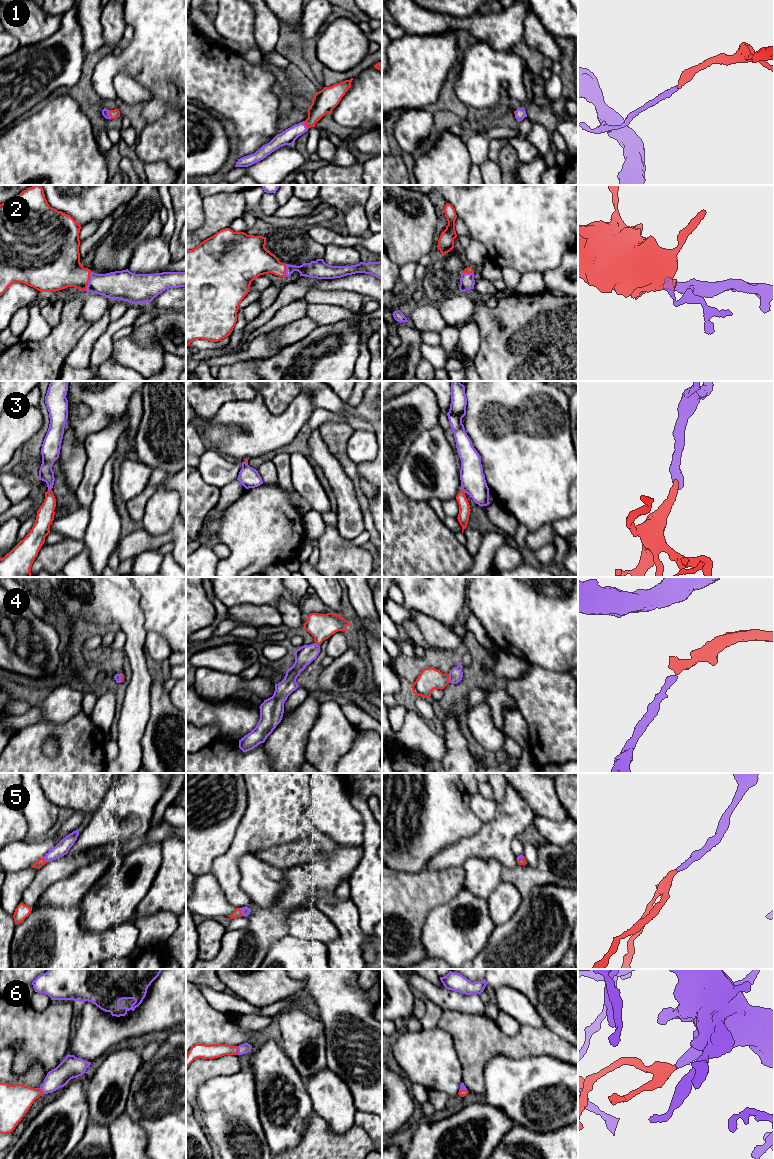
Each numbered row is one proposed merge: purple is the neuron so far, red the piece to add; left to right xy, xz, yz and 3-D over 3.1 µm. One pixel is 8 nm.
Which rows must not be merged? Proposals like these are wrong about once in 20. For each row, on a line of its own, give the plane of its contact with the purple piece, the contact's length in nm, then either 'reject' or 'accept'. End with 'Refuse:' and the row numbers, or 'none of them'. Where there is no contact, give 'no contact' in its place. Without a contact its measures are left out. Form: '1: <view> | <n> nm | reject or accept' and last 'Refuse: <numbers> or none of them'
1: xy | 80 nm | accept
2: xy | 170 nm | accept
3: yz | 40 nm | accept
4: yz | 70 nm | accept
5: xz | 70 nm | accept
6: xz | 70 nm | accept
Refuse: none of them

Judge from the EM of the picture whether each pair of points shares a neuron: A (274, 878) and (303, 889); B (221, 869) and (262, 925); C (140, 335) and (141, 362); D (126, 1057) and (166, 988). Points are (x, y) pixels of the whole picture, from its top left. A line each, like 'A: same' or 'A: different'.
A: different
B: different
C: different
D: different

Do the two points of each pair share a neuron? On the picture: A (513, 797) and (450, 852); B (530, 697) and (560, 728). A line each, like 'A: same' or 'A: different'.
A: same
B: same

